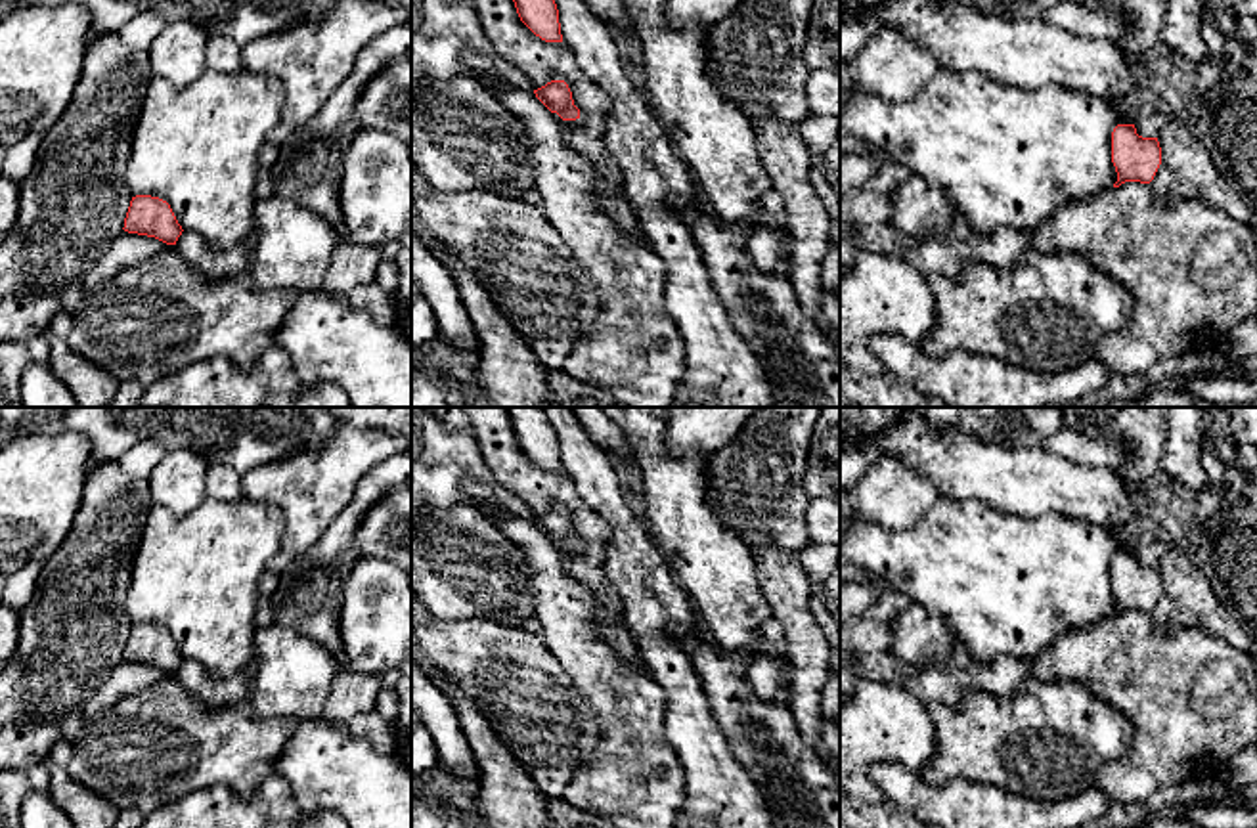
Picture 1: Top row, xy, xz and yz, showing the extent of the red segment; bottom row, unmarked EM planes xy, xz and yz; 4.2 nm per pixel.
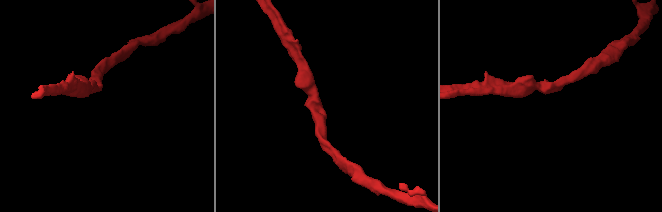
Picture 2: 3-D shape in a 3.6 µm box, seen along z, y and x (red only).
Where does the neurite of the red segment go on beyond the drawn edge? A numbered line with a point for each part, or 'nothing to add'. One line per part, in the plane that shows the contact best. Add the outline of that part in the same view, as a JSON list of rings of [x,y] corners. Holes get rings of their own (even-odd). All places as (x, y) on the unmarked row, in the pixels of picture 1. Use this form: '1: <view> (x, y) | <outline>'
nothing to add

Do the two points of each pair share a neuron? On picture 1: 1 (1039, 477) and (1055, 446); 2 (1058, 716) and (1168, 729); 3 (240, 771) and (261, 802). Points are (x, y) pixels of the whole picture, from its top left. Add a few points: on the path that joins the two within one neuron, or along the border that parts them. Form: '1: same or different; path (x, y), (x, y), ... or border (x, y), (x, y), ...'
1: different; border (1041, 446), (1074, 463), (1095, 465)
2: different; border (1099, 697), (1133, 727), (1133, 742), (1108, 763)
3: different; border (274, 773), (247, 796), (220, 784), (211, 788)

